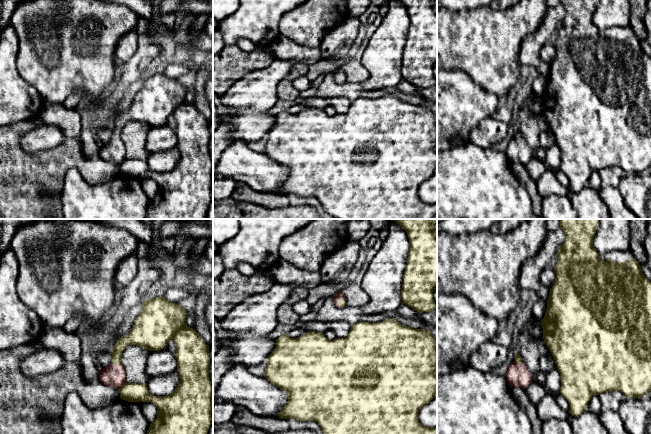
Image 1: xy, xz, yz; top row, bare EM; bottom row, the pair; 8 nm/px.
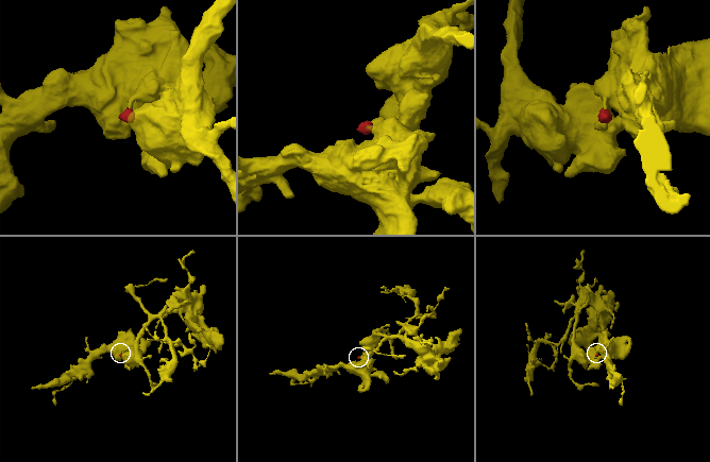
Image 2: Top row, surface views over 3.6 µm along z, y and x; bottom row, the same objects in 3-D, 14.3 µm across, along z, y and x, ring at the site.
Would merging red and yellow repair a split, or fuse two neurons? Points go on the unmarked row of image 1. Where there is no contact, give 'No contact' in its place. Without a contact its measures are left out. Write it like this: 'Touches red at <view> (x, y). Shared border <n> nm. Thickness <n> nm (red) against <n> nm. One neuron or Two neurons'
Touches red at xy (116, 141). Shared border 80 nm. Thickness 180 nm (red) against 160 nm. One neuron

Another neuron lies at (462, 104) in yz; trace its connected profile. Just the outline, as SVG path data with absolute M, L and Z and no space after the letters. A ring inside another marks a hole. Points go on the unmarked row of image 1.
M437 69L437 150L450 150L469 143L471 130L483 120L493 117L498 109L498 97L484 90L473 78L462 70Z

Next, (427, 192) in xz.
M437 172L420 185L418 195L425 203L437 203Z

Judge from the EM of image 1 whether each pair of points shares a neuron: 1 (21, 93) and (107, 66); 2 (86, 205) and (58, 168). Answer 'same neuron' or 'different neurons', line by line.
1: different neurons
2: different neurons

